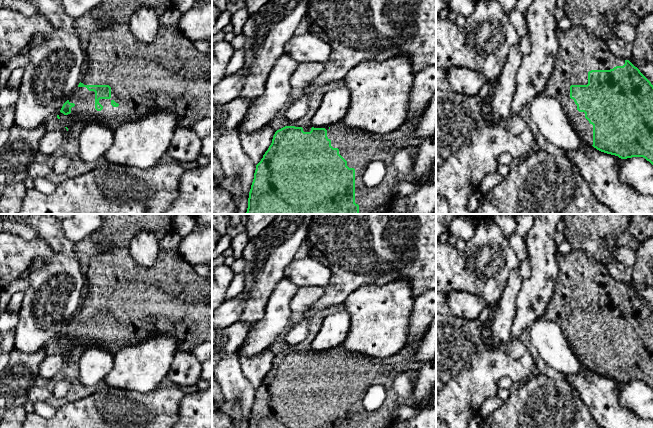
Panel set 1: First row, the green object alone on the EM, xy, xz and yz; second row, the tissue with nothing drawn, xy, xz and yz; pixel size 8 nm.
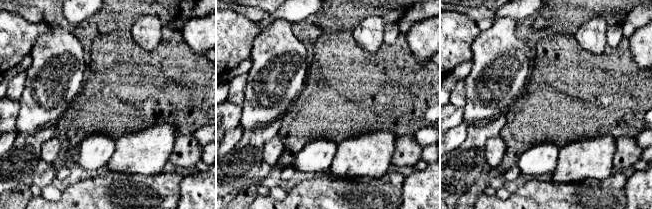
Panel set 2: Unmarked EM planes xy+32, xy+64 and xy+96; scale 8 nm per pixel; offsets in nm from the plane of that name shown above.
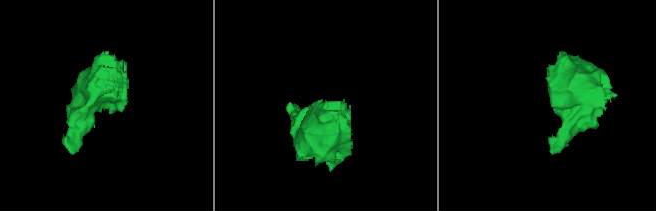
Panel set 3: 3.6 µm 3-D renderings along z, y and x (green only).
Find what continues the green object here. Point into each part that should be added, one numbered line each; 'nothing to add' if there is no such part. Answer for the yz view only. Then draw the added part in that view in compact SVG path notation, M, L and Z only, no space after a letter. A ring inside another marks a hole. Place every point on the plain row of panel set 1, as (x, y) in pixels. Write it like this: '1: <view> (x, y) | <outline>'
1: yz (580, 275) | M572 250L568 254L557 254L559 272L554 294L546 308L544 318L557 323L568 340L574 354L587 369L593 369L593 349L585 342L584 336L577 334L577 329L570 322L571 309L587 309L588 296L591 294L610 294L616 290L623 290L625 284L614 280L608 272L607 264L598 261L581 250Z

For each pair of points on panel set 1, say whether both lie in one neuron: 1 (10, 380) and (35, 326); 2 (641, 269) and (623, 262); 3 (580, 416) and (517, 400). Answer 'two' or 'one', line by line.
1: two
2: two
3: one

